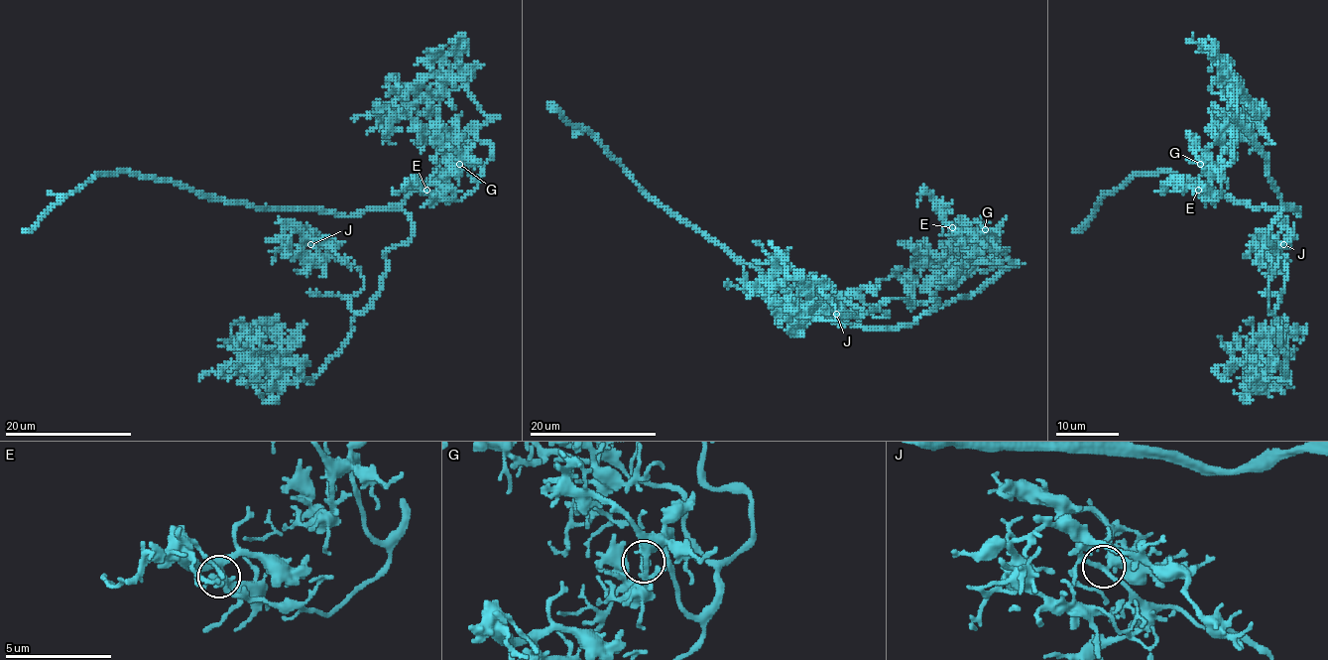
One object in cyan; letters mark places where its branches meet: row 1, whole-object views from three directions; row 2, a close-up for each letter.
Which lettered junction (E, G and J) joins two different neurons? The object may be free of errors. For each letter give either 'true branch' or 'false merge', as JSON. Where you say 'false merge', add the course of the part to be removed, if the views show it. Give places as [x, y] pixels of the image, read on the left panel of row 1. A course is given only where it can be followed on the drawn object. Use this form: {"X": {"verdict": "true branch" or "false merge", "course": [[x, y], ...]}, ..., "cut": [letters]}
{"E": {"verdict": "true branch"}, "G": {"verdict": "true branch"}, "J": {"verdict": "true branch"}, "cut": []}

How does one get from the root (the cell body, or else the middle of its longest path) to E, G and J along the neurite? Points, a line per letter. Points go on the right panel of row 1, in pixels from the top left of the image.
E: (1299, 212), (1282, 204), (1267, 156), (1241, 127), (1233, 161), (1222, 172), (1222, 194), (1211, 201), (1198, 191)
G: (1299, 212), (1282, 204), (1267, 175), (1267, 156), (1241, 127), (1233, 161), (1220, 180), (1208, 157), (1200, 164)
J: (1299, 212), (1286, 207), (1269, 230), (1277, 257), (1269, 281), (1270, 314), (1286, 276), (1283, 244)

